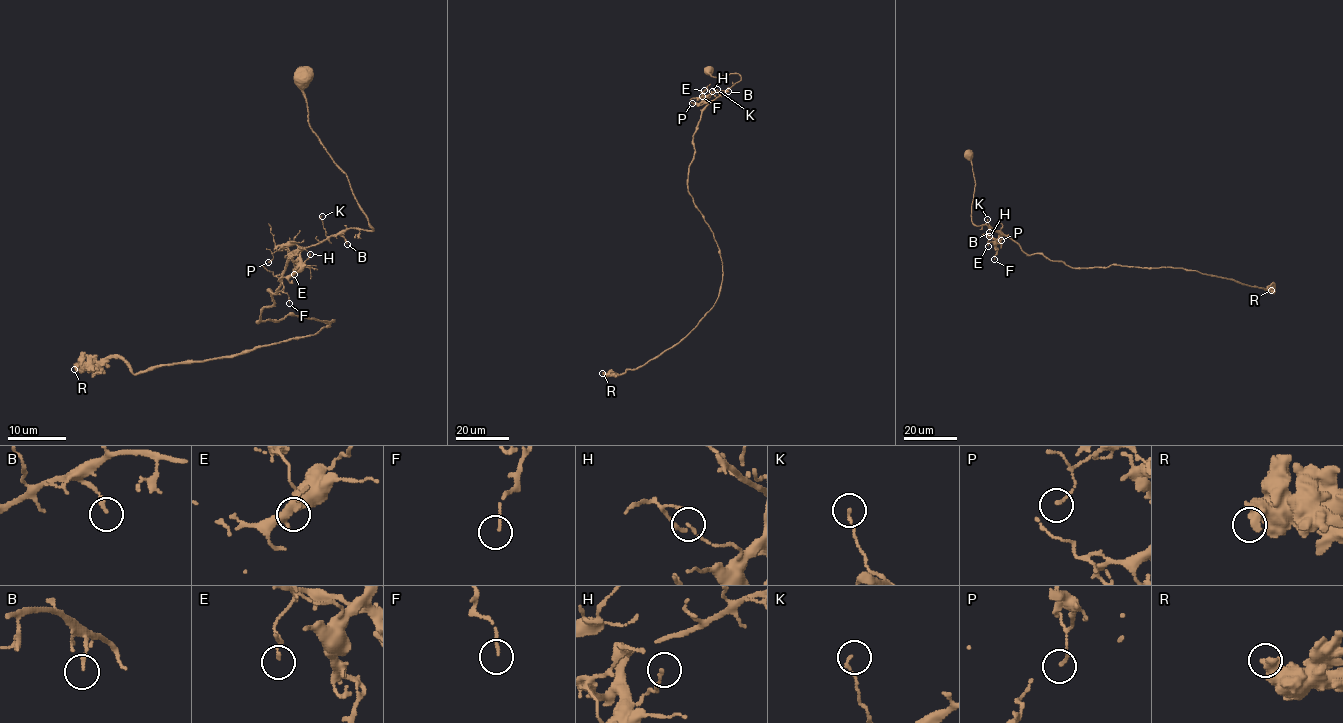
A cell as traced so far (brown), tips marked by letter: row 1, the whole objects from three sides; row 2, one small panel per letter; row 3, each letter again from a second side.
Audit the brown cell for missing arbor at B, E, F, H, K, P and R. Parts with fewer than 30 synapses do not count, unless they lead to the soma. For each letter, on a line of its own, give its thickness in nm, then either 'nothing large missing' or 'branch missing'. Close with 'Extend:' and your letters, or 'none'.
B: 170 nm thick; nothing large missing
E: 80 nm thick; nothing large missing
F: 110 nm thick; nothing large missing
H: 80 nm thick; nothing large missing
K: 110 nm thick; nothing large missing
P: 120 nm thick; nothing large missing
R: 550 nm thick; nothing large missing
Extend: none

